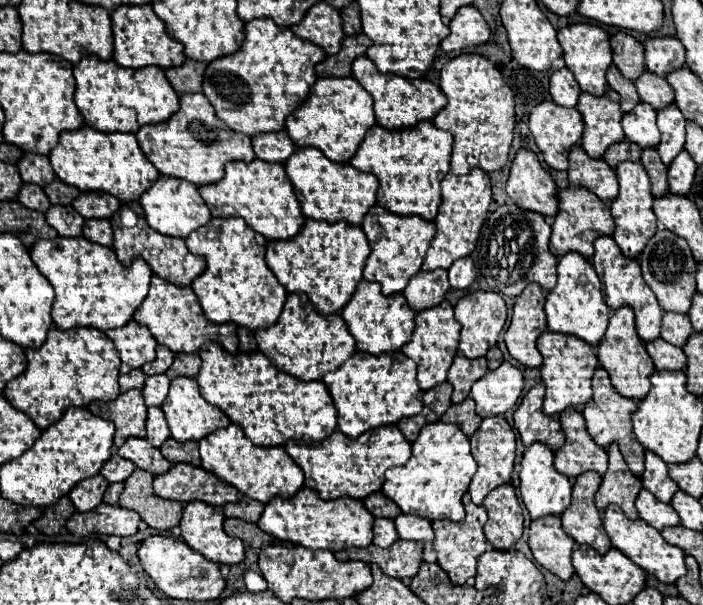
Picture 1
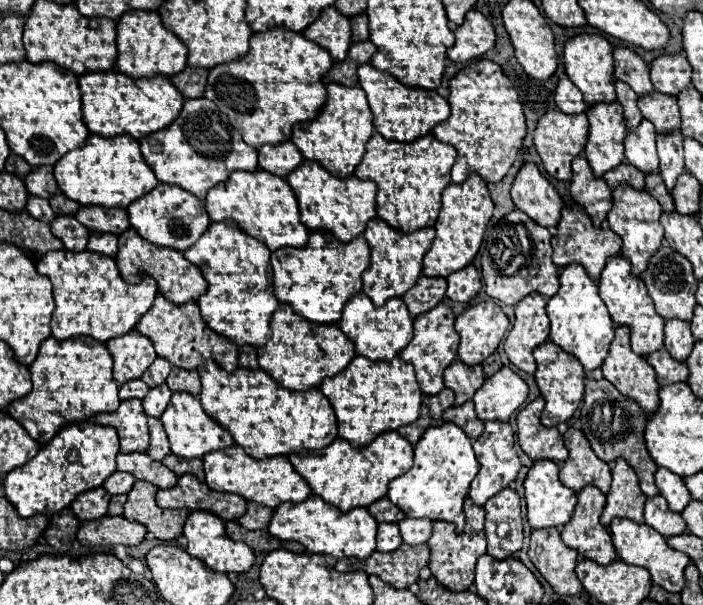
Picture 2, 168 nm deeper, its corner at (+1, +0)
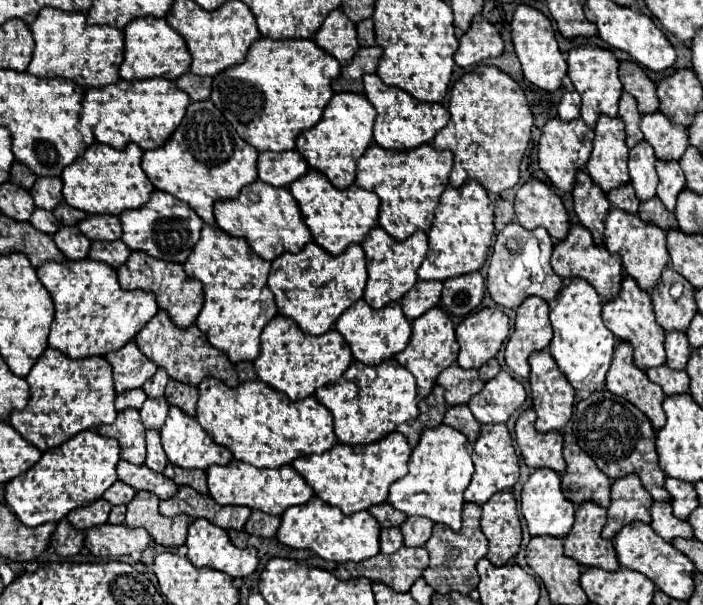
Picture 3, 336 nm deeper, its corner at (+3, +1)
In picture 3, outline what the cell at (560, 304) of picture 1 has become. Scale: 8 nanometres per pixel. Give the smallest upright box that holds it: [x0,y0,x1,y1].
[549,279,615,391]

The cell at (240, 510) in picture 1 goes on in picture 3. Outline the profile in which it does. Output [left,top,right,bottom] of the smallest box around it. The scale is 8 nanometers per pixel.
[245,511,281,537]

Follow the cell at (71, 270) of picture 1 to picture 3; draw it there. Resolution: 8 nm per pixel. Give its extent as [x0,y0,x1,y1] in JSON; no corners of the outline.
[37,259,159,359]

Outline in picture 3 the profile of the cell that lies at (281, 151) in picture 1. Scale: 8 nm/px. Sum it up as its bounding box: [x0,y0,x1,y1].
[257,149,309,187]

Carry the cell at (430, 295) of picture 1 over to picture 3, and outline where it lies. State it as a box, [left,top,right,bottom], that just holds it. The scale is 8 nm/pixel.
[401,281,441,321]

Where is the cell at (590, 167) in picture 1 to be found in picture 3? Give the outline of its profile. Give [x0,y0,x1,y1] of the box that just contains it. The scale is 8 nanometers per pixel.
[573,169,611,243]

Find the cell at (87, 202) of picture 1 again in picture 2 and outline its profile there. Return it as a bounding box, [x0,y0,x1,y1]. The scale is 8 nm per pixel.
[75,208,129,236]

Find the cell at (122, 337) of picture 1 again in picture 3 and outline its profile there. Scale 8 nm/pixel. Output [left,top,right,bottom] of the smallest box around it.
[105,341,157,393]

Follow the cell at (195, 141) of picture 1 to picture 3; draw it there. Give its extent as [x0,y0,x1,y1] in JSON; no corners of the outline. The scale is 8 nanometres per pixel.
[141,101,257,225]

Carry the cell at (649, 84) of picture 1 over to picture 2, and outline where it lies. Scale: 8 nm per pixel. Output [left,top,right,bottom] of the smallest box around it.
[639,92,681,134]

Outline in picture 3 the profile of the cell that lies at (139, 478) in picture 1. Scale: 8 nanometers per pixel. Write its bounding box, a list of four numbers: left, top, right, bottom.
[125,491,191,547]

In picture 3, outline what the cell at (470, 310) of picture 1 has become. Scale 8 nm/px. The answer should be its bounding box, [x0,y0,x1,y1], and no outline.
[457,309,509,369]

